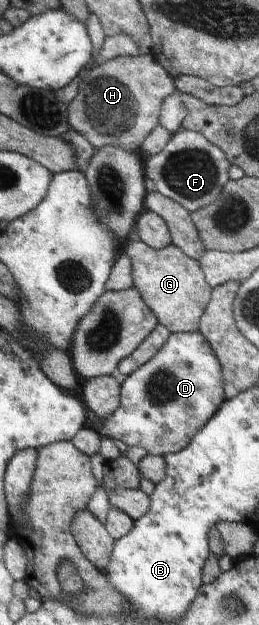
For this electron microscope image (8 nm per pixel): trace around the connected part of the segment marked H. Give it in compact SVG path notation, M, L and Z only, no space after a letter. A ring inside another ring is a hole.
M153 54L117 56L83 72L77 95L67 105L69 125L79 132L95 151L106 145L139 152L147 135L159 125L163 100L176 92L174 79Z

